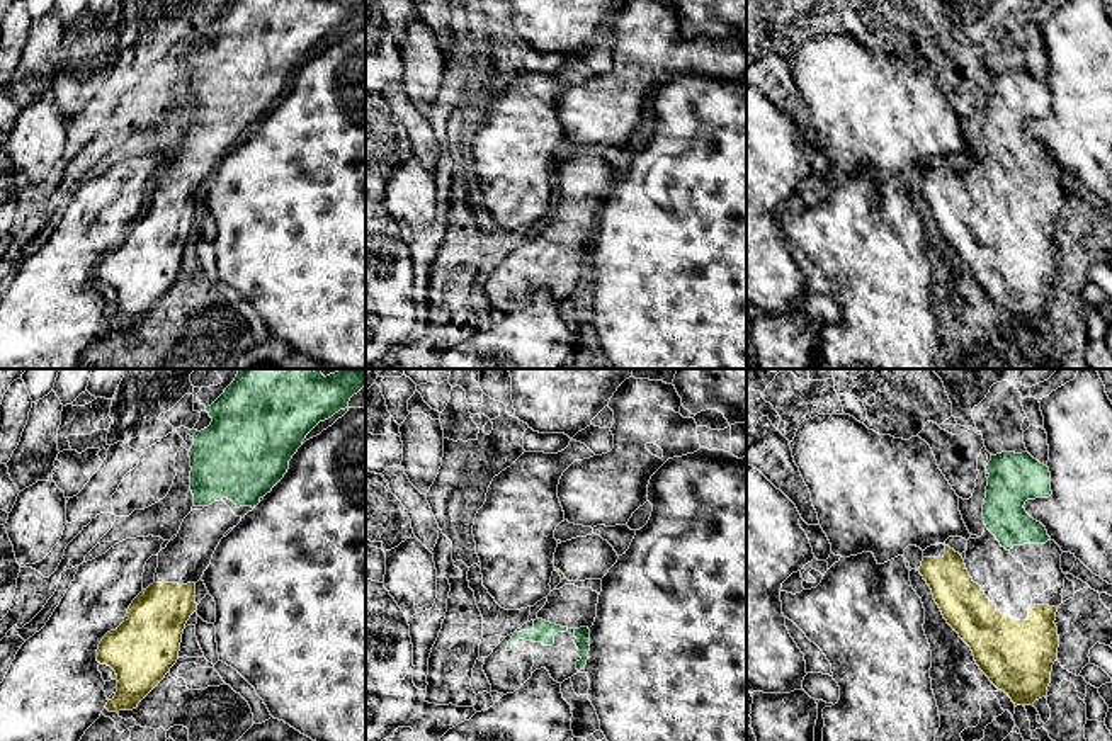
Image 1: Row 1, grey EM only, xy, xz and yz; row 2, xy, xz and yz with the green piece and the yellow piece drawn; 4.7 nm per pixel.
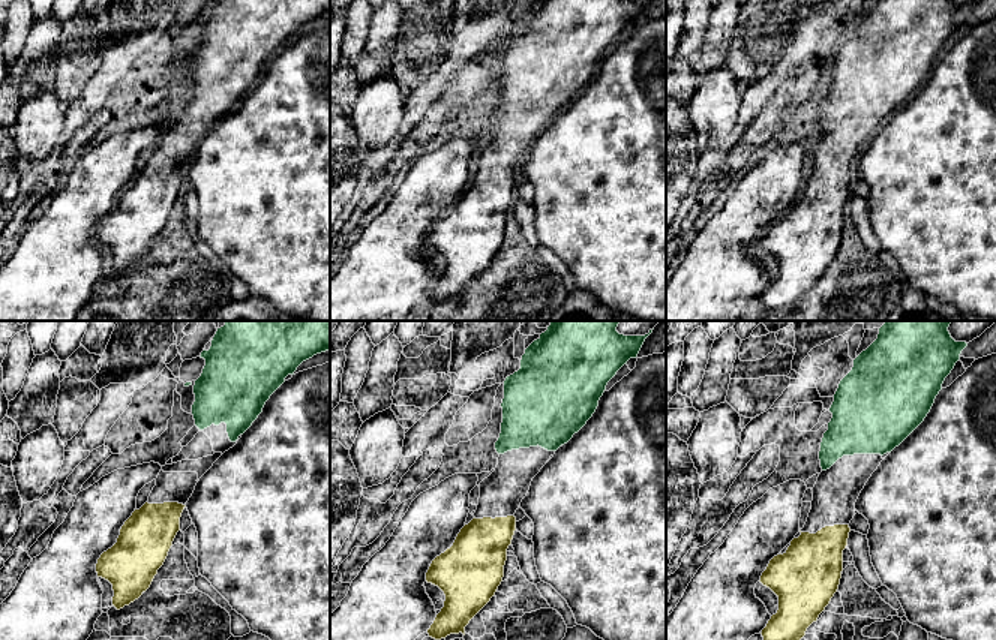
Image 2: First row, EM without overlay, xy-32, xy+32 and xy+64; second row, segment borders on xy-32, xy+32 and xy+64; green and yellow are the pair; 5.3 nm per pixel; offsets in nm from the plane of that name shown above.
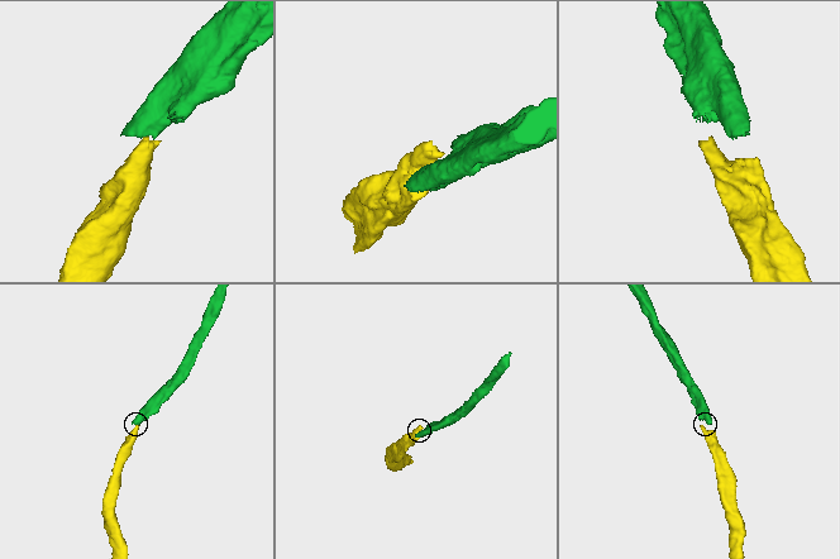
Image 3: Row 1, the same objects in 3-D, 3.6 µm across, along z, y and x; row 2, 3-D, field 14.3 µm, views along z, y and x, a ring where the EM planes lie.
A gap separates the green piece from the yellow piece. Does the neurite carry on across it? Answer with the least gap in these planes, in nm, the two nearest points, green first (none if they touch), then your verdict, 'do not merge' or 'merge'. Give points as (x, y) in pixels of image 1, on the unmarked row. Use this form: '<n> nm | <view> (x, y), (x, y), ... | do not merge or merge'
180 nm | yz (987, 147), (959, 174) | merge

